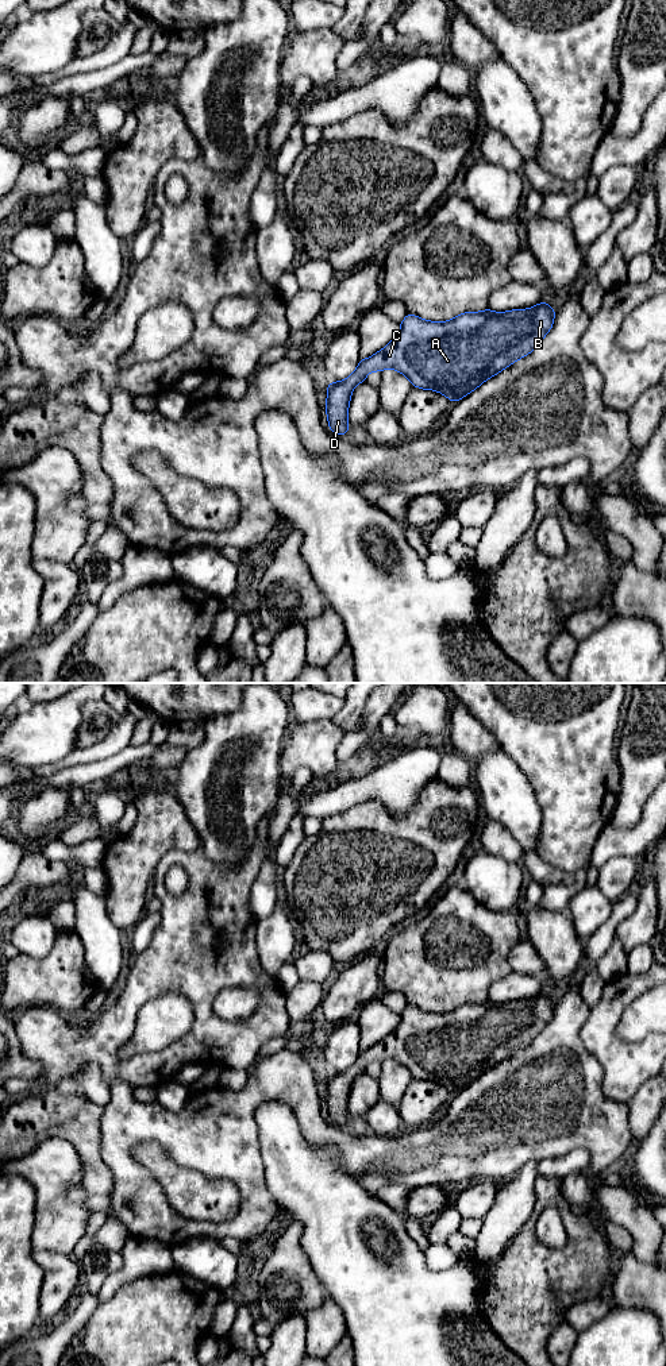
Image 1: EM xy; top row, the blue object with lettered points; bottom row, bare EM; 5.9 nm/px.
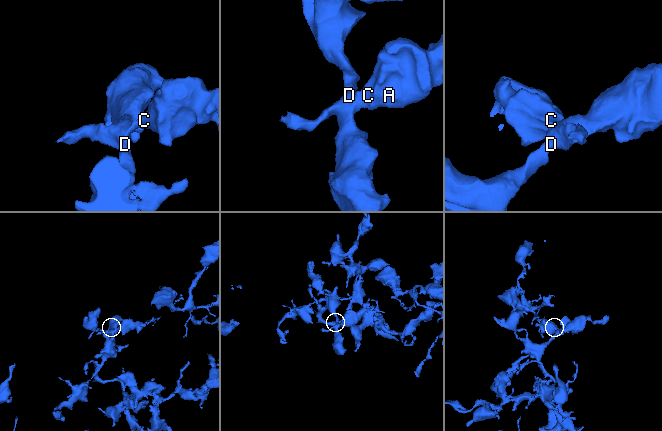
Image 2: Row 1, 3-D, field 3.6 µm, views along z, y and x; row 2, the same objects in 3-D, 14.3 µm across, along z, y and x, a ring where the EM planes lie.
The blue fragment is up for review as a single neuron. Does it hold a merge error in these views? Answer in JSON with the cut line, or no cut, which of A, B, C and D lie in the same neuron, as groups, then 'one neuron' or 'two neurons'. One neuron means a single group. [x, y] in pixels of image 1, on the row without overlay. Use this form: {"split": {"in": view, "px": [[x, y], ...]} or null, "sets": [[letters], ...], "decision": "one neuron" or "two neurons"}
{"split": null, "sets": [["A", "B", "C", "D"]], "decision": "one neuron"}

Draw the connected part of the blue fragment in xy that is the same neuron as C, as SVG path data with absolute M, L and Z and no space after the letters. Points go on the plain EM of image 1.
M543 991L531 1000L508 1003L466 1003L449 1012L427 1012L407 1004L400 1023L382 1041L361 1050L355 1062L340 1073L328 1073L326 1104L331 1123L346 1127L349 1119L349 1095L353 1080L365 1073L372 1062L394 1060L405 1066L413 1078L436 1081L451 1093L457 1093L485 1072L535 1041L554 1016L555 1000Z

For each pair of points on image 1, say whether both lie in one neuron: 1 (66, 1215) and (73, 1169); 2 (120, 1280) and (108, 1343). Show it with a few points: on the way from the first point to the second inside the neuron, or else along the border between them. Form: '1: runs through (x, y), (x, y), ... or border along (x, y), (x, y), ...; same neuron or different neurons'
1: runs through (61, 1204), (62, 1180); same neuron
2: border along (149, 1276), (139, 1277), (119, 1288), (101, 1303); different neurons

